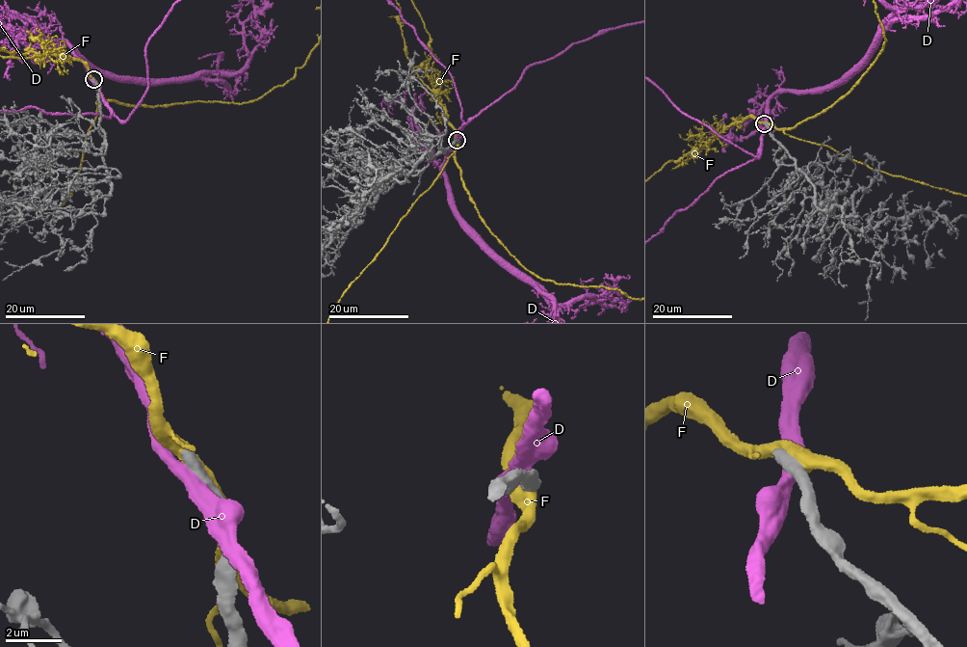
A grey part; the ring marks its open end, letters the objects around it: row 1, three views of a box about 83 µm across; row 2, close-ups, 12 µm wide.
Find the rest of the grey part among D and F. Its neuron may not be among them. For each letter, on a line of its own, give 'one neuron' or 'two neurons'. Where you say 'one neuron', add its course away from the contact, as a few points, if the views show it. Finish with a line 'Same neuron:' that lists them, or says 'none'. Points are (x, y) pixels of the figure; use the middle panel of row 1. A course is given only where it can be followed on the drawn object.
D: two neurons
F: two neurons
Same neuron: none

